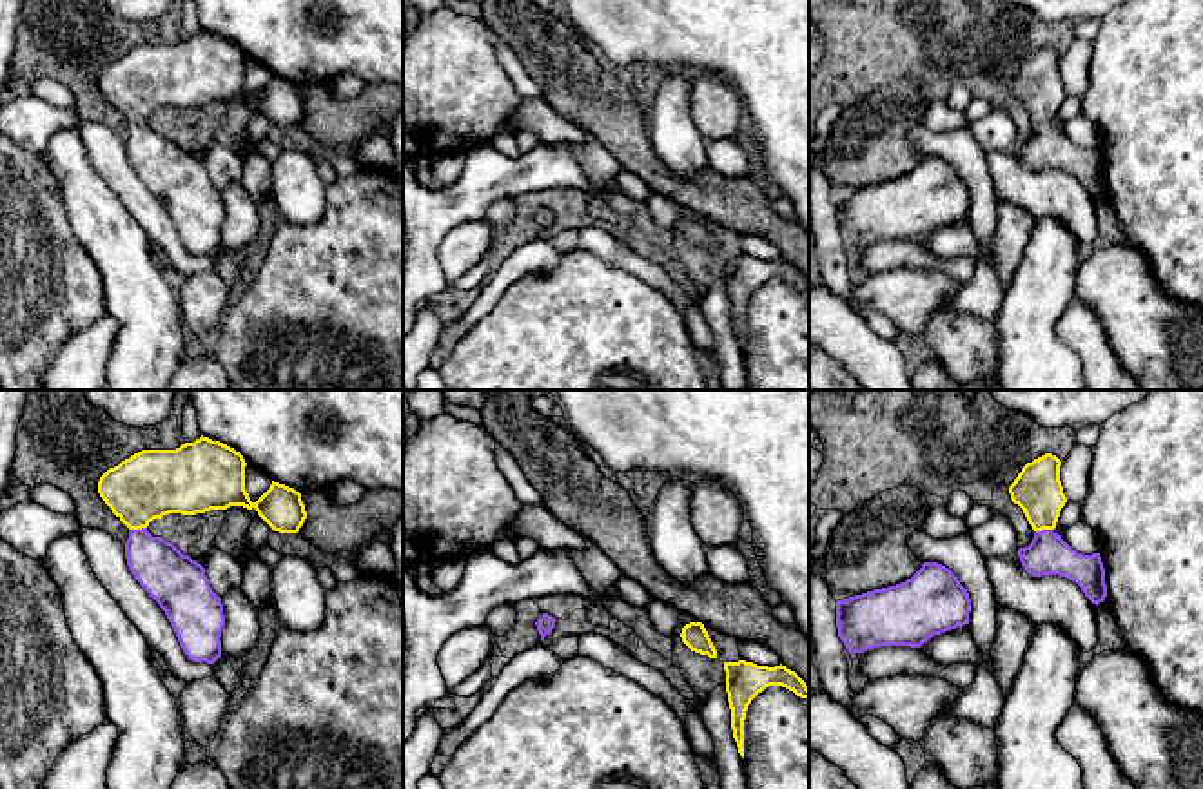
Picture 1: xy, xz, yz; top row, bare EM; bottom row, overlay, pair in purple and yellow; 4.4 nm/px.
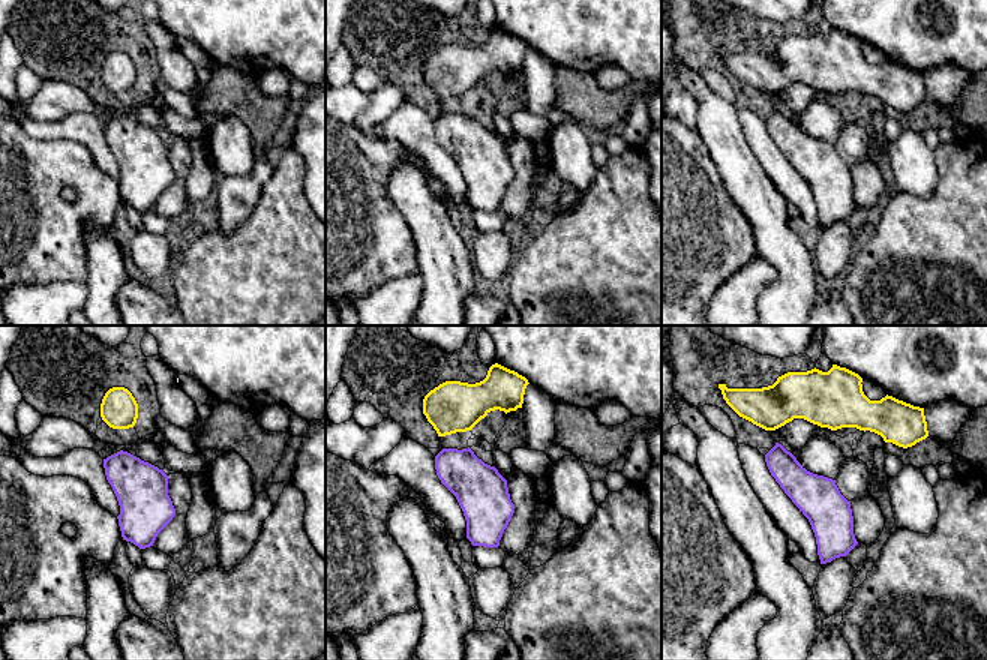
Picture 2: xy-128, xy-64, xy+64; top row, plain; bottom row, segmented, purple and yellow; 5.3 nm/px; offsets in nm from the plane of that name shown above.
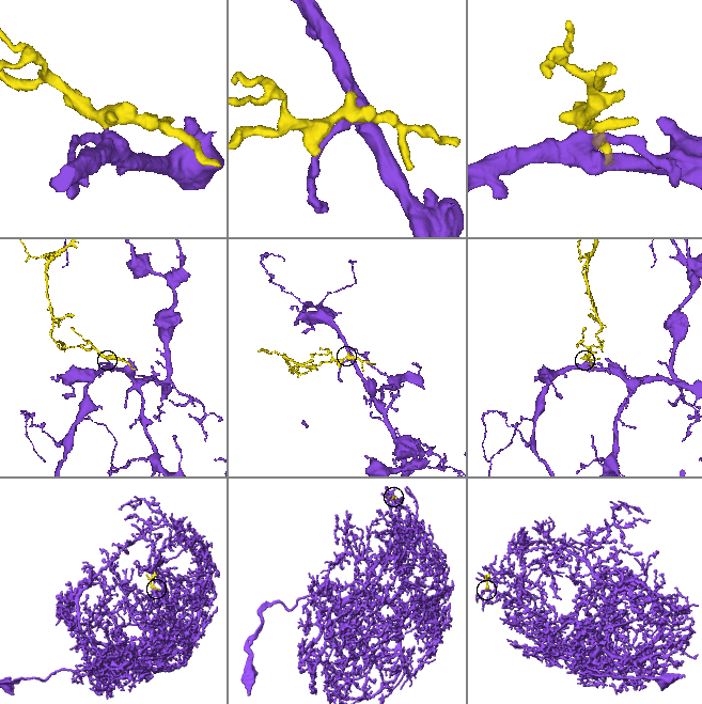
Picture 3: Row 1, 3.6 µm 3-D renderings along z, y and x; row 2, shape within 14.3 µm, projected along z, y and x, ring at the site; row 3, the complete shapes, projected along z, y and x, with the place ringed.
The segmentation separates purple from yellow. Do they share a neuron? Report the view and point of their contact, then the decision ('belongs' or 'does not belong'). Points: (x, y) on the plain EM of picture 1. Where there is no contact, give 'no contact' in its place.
xy (138, 124) | belongs

